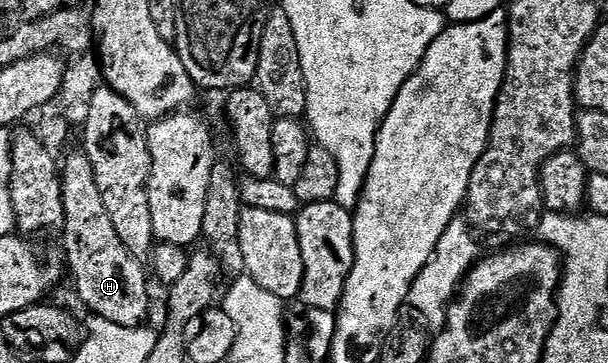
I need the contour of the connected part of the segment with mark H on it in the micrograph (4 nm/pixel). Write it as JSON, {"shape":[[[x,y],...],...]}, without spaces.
{"shape":[[[83,151],[69,153],[63,157],[60,166],[61,190],[63,191],[63,211],[65,212],[65,261],[67,273],[73,276],[73,285],[77,288],[77,297],[90,309],[94,318],[110,321],[116,325],[140,326],[141,321],[149,313],[149,281],[145,278],[142,262],[123,247],[123,239],[119,239],[111,218],[107,215],[107,207],[103,207],[103,199],[99,196],[99,187],[95,184],[95,171],[91,167],[91,159]]]}

